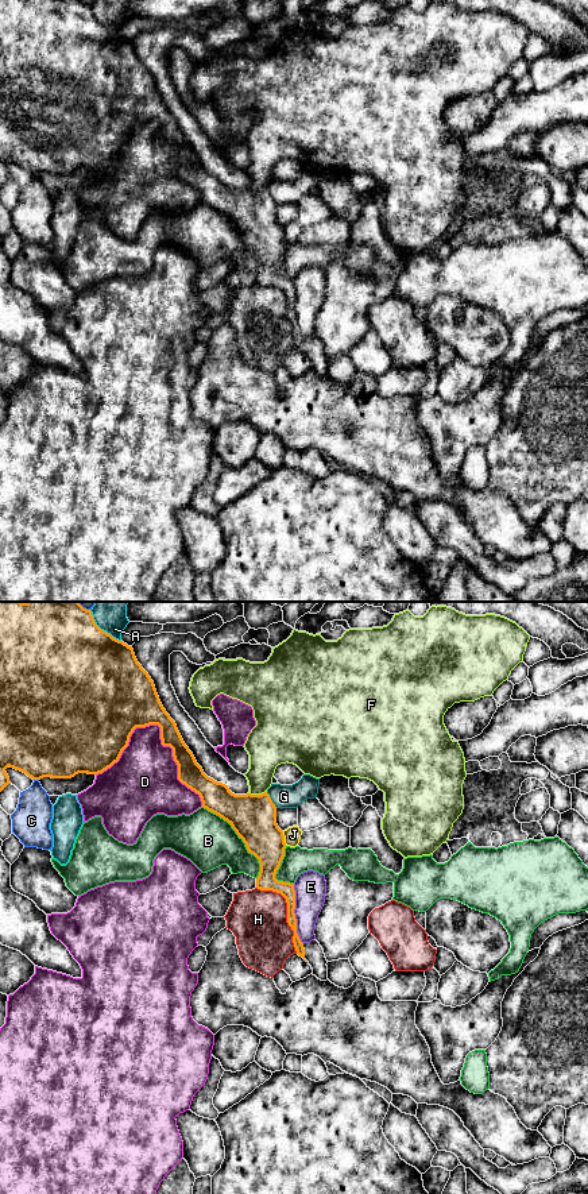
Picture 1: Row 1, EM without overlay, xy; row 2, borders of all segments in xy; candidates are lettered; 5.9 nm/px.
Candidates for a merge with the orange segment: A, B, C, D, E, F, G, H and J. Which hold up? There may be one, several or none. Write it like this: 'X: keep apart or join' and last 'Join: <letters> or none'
A: keep apart
B: keep apart
C: keep apart
D: keep apart
E: keep apart
F: keep apart
G: keep apart
H: keep apart
J: keep apart
Join: none

